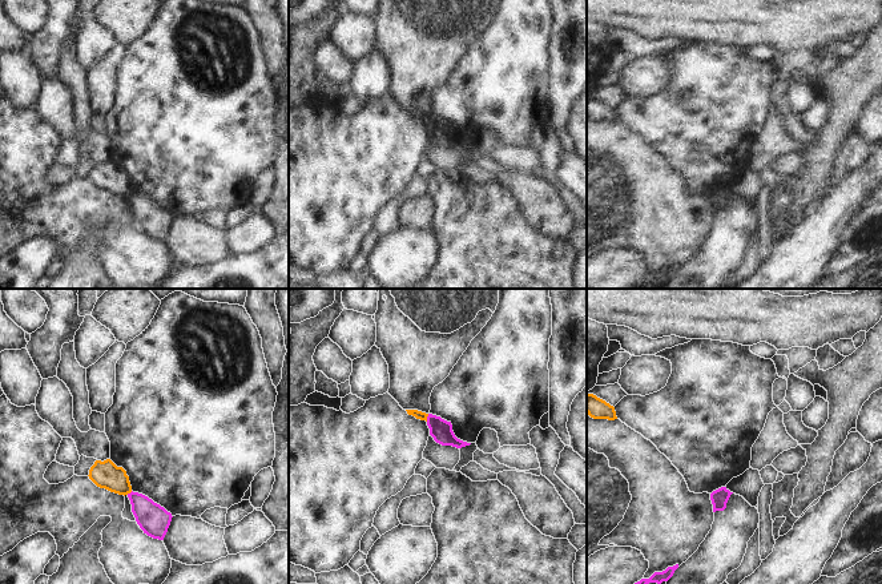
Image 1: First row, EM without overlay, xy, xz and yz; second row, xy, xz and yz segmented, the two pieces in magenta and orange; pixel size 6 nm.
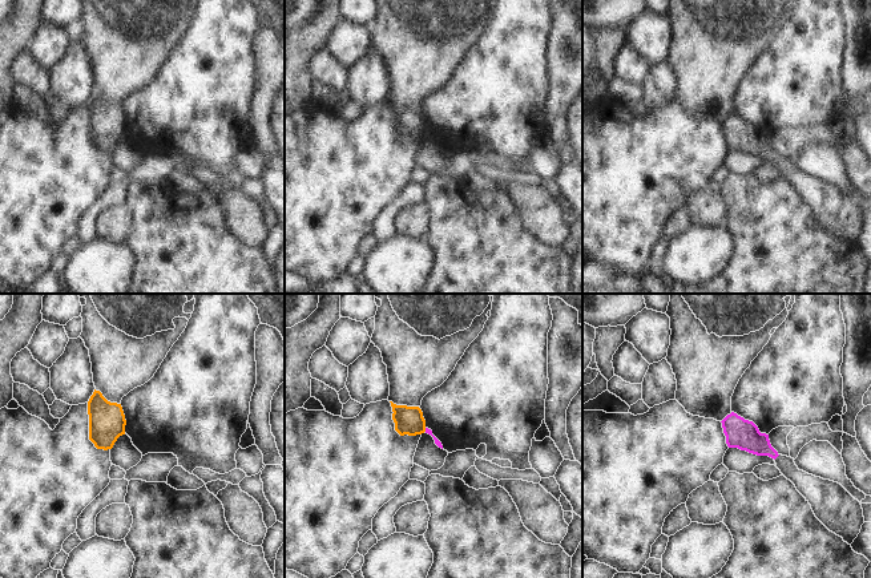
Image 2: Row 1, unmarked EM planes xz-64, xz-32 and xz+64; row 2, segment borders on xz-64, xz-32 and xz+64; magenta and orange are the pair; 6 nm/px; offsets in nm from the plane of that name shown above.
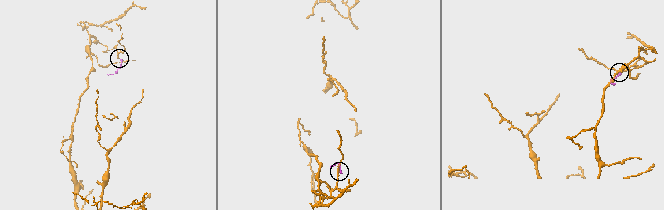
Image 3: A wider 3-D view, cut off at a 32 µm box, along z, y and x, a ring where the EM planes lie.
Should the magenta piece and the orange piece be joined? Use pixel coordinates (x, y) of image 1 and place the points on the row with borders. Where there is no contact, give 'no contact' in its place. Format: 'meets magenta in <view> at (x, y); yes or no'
meets magenta in xz at (427, 418); no

